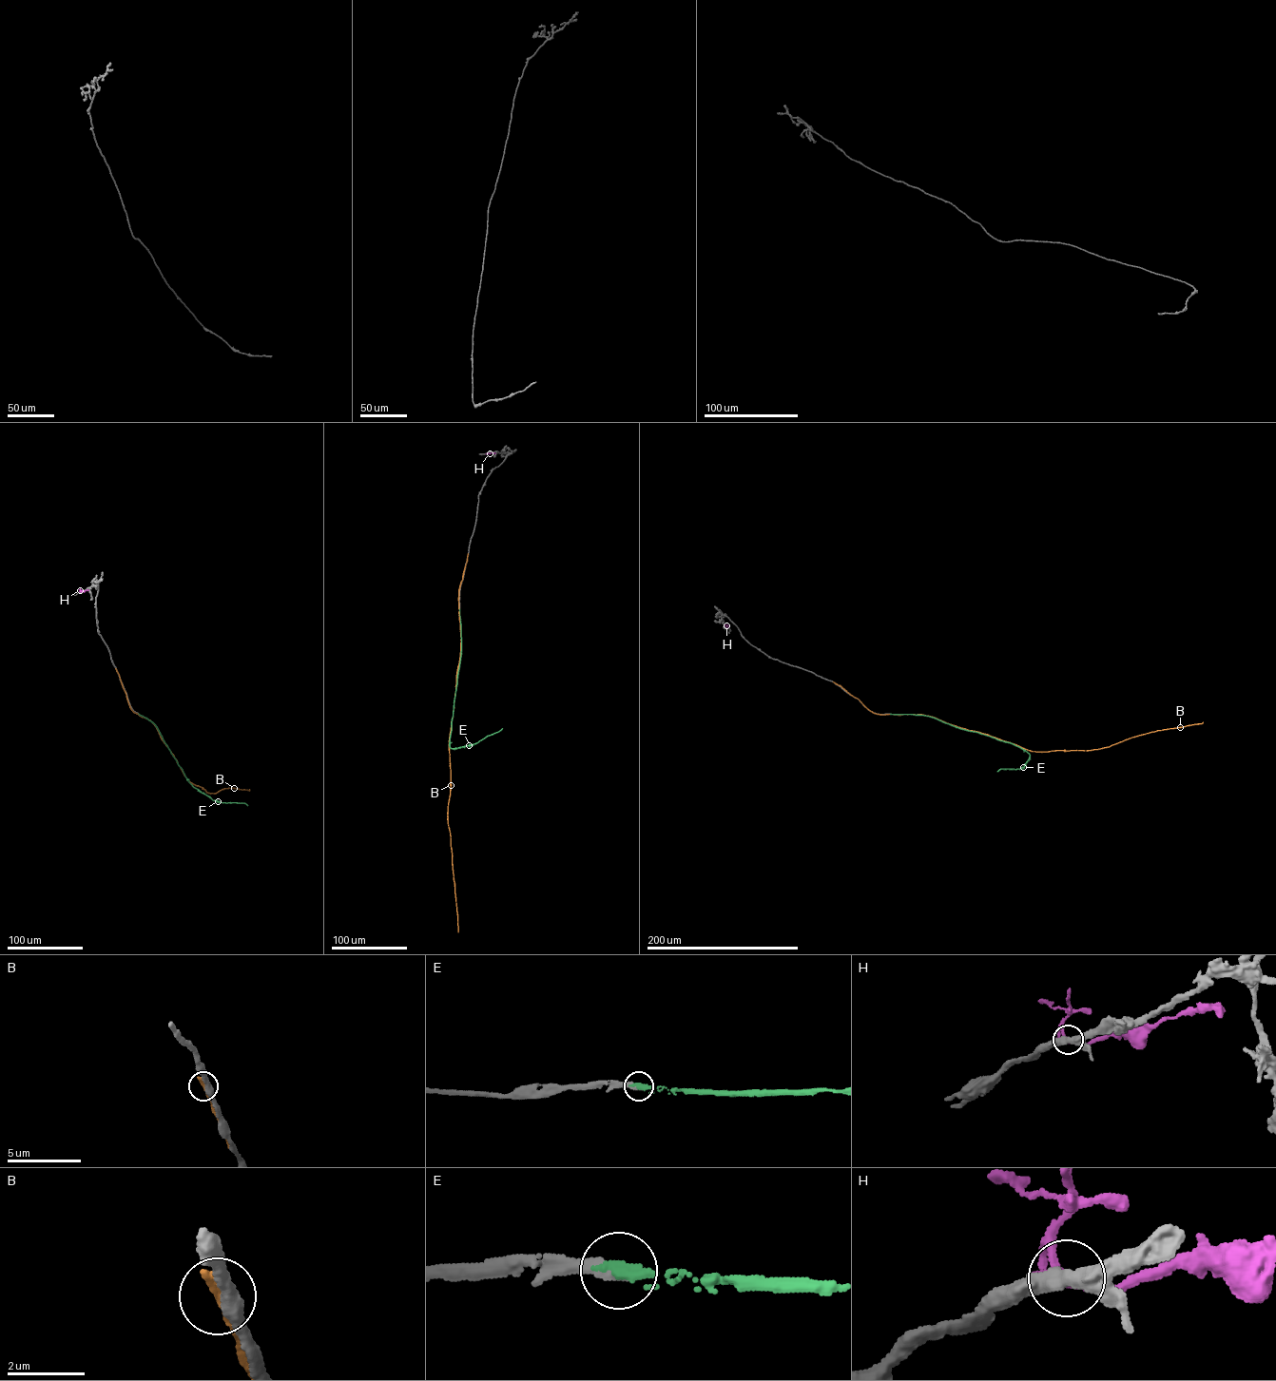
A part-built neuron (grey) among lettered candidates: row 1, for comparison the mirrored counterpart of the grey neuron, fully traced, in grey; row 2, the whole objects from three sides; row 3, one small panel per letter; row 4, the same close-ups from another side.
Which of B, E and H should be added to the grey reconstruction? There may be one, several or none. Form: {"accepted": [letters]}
{"accepted": ["E"]}

